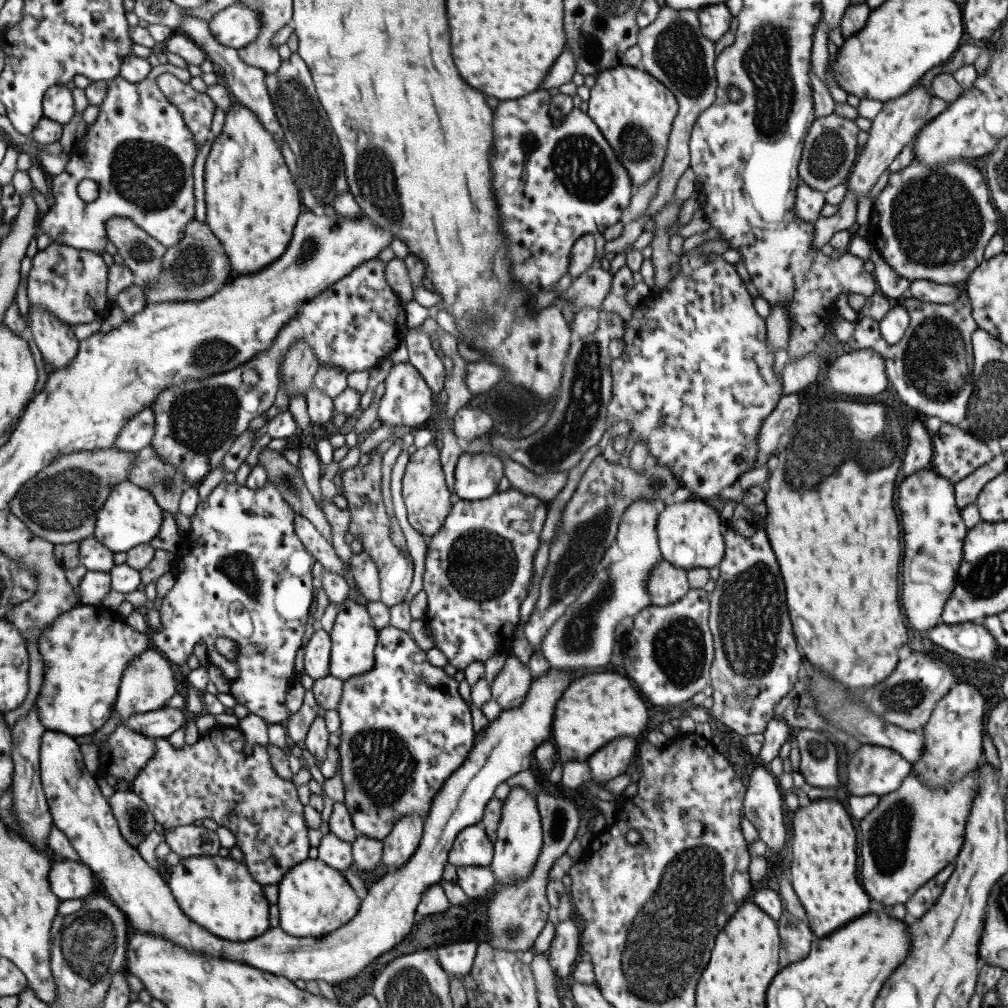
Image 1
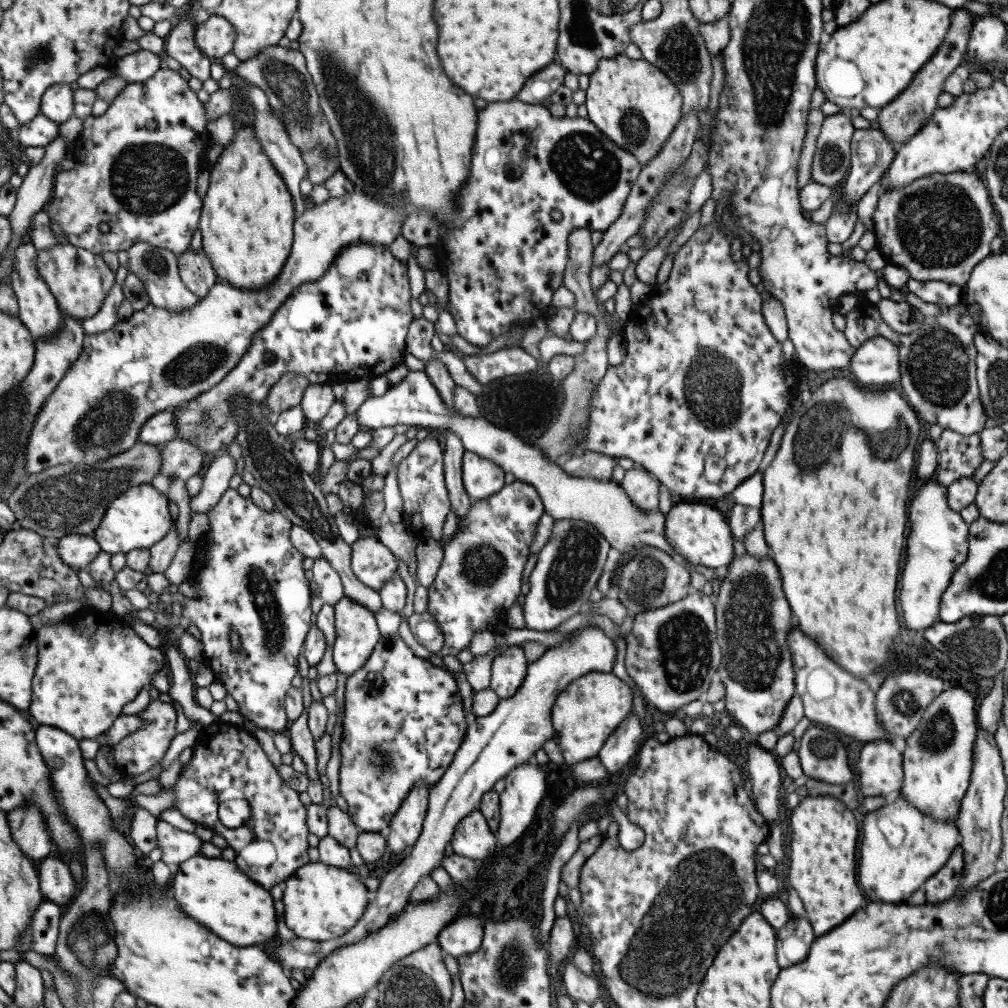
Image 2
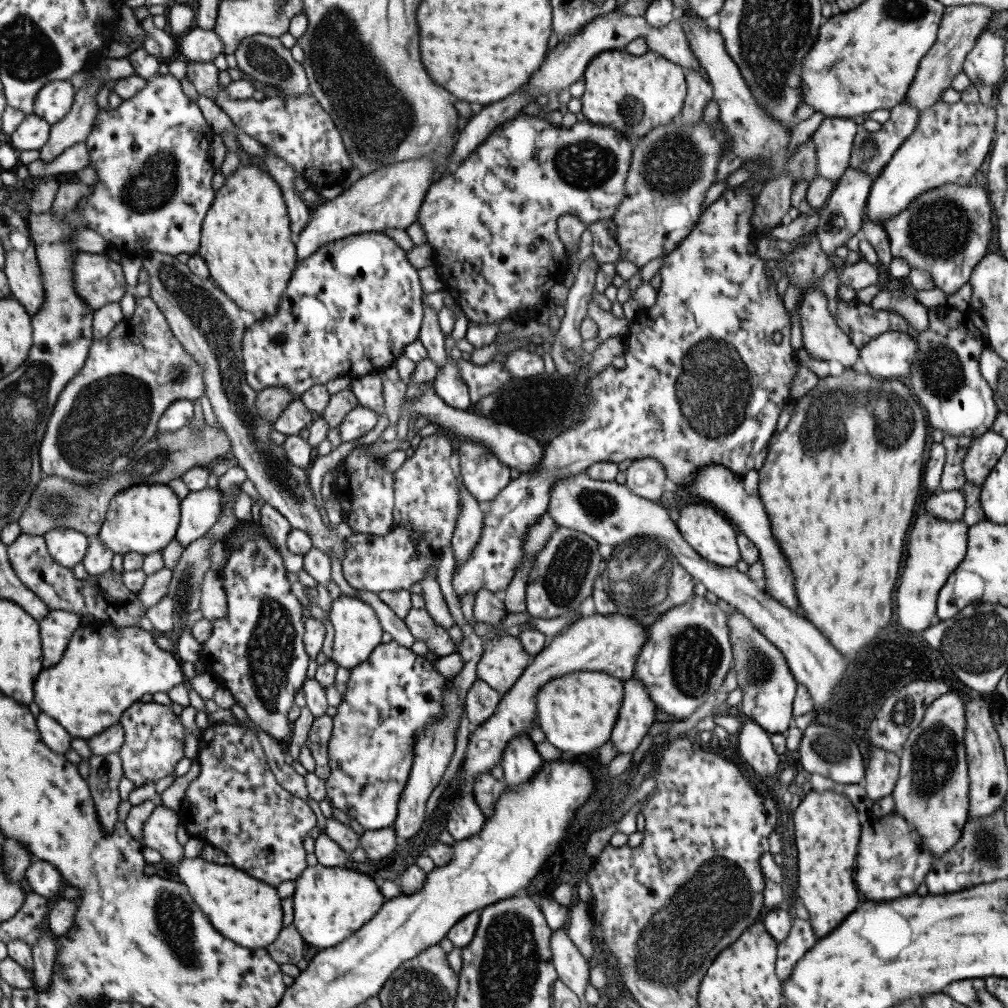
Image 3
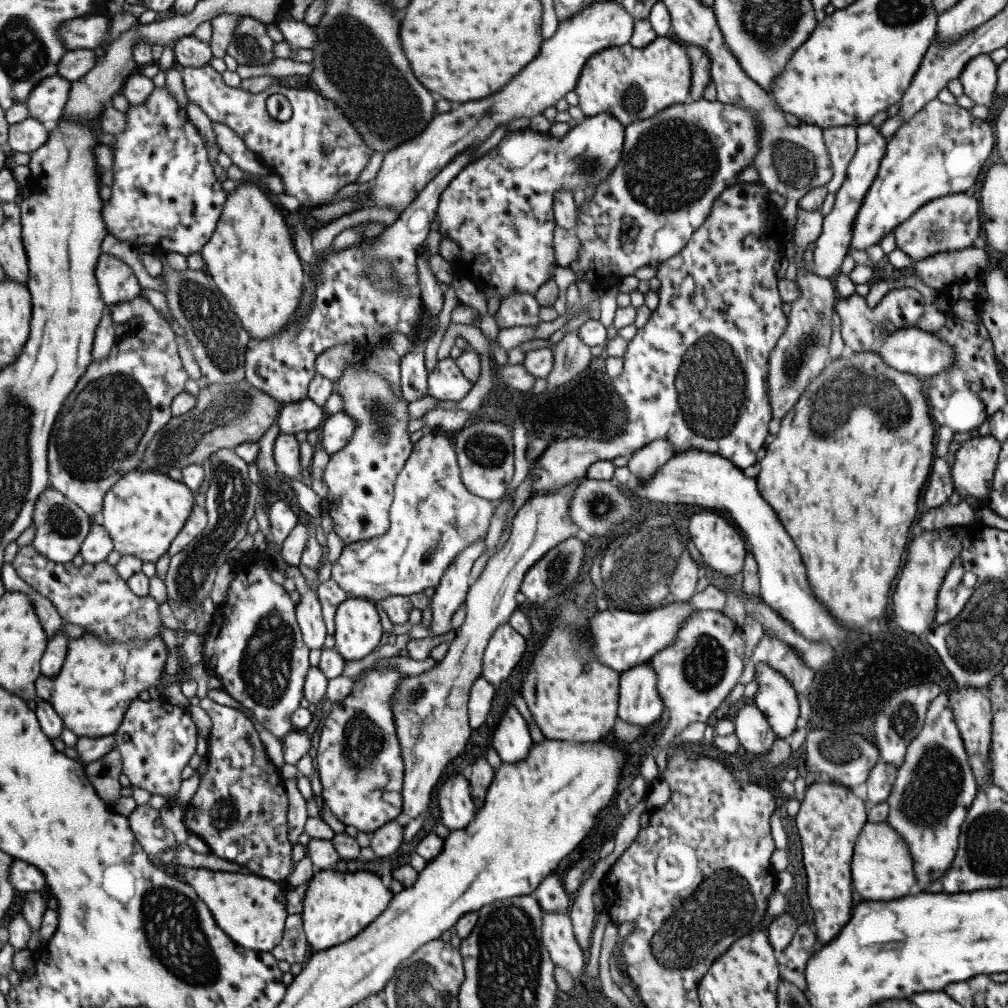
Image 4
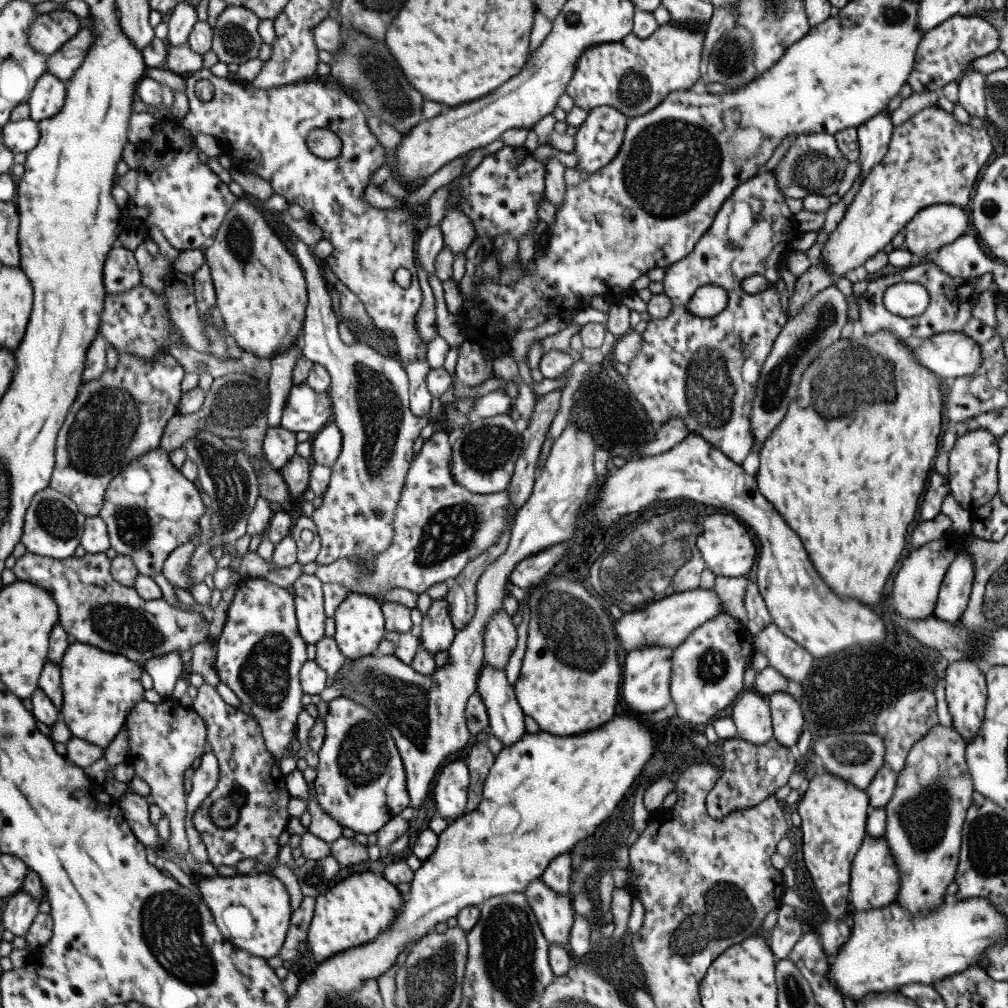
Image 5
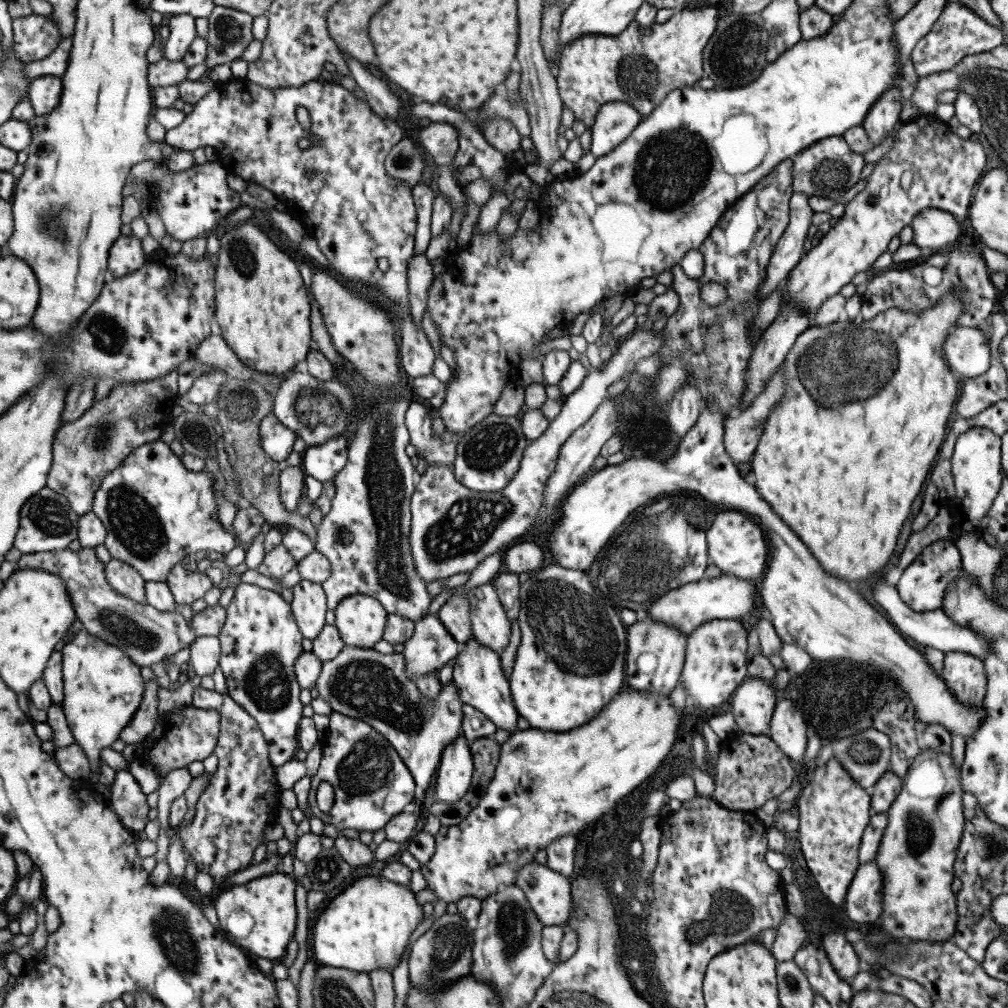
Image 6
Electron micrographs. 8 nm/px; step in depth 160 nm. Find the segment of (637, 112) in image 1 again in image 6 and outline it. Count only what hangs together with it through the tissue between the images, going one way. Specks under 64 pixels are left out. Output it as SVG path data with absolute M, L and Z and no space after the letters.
M699 4L692 9L676 9L674 15L663 24L653 23L642 27L631 20L618 35L583 35L571 40L562 48L558 58L559 66L554 71L562 107L566 106L574 120L582 122L586 128L594 122L599 107L611 101L623 101L635 107L643 116L648 115L669 91L691 87L693 82L699 81L703 76L702 50L715 30L717 19L715 7Z

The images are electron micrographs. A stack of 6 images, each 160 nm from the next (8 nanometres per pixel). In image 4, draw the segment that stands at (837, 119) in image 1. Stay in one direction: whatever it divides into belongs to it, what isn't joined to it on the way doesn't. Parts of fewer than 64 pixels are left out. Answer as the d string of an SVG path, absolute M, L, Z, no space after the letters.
M828 126L821 130L832 168L831 180L824 187L828 193L834 194L843 182L847 165L856 151L856 127Z

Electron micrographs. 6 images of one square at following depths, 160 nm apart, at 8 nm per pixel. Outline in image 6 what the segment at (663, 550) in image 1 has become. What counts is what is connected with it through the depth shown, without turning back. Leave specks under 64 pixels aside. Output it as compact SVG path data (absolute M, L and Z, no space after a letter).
M721 512L715 516L713 524L706 529L705 540L707 559L726 575L735 575L739 579L752 581L766 572L768 541L766 532L751 516L743 512Z

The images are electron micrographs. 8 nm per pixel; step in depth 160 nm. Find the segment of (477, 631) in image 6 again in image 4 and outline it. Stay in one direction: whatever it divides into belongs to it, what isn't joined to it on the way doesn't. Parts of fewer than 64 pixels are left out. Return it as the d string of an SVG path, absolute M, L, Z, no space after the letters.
M508 623L498 626L486 642L480 676L493 686L513 672L525 652L525 639Z

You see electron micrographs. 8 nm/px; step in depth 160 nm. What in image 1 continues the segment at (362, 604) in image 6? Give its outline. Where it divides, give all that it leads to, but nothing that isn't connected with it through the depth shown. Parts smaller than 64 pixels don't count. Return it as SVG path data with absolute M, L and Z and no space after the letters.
M347 598L335 604L336 617L330 629L328 674L342 681L367 672L373 666L374 646L378 630L373 626L366 607Z

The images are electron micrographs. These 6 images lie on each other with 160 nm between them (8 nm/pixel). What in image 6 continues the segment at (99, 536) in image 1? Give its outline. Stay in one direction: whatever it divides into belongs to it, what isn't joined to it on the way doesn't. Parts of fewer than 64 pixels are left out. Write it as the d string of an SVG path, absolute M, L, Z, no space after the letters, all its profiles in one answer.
M161 440L148 442L134 448L99 483L93 494L91 511L103 523L106 533L104 548L111 559L122 560L134 568L147 582L163 583L169 569L178 562L188 560L196 552L213 551L221 556L233 549L233 535L217 519L213 487L221 479L207 471L193 472L186 469L180 457Z

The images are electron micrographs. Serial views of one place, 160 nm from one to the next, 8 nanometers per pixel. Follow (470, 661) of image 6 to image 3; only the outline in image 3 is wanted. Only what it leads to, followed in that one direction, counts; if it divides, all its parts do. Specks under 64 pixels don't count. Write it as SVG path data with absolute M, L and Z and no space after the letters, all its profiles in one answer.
M519 735L509 739L508 742L500 764L505 792L511 792L511 788L531 780L531 776L537 775L539 768L543 766L543 760L533 748L533 742L529 736Z

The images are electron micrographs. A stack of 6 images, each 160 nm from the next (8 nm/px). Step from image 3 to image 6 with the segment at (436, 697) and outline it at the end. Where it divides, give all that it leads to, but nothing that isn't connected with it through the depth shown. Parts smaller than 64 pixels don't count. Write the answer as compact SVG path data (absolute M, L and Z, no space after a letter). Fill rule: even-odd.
M330 711L328 715L326 736L321 741L321 759L314 776L310 778L310 790L307 796L309 810L315 819L324 824L331 825L341 831L353 829L361 832L375 832L383 829L393 816L400 814L405 804L414 801L414 782L396 751L387 743L369 724L343 716L338 712ZM321 782L327 782L333 789L332 806L327 814L320 813L315 804L315 794Z

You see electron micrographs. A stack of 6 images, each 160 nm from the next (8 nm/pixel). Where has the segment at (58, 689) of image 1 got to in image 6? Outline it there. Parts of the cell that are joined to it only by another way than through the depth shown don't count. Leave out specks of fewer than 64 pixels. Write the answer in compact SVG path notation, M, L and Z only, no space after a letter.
M81 628L74 637L60 650L62 672L62 711L67 726L73 735L74 742L85 753L91 767L100 761L101 748L110 746L119 738L119 733L131 720L137 710L144 693L144 683L139 673L140 666L120 648L90 635L85 628Z

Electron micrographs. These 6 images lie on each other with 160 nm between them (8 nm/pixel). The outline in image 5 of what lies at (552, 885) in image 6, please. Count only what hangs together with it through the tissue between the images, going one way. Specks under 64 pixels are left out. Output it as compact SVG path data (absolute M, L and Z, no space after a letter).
M540 879L525 886L522 893L549 945L559 945L568 952L568 934L574 912L569 895L555 894Z

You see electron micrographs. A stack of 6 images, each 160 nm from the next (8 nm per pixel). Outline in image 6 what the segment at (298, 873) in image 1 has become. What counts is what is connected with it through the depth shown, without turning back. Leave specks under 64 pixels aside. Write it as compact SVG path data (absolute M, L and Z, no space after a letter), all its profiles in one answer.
M363 876L349 881L336 891L335 896L329 900L315 923L312 925L313 959L317 964L333 968L344 968L355 972L366 972L384 968L391 971L401 960L401 954L409 942L411 932L420 923L421 905L415 901L414 893L407 885L399 885L381 876Z

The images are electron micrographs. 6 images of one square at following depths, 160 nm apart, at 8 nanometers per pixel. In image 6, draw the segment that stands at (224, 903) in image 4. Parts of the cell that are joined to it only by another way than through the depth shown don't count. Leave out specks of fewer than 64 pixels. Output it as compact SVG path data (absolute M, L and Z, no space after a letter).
M272 872L241 885L227 884L210 896L229 942L242 946L253 958L266 958L271 962L285 955L285 946L295 930L295 884L285 873Z

